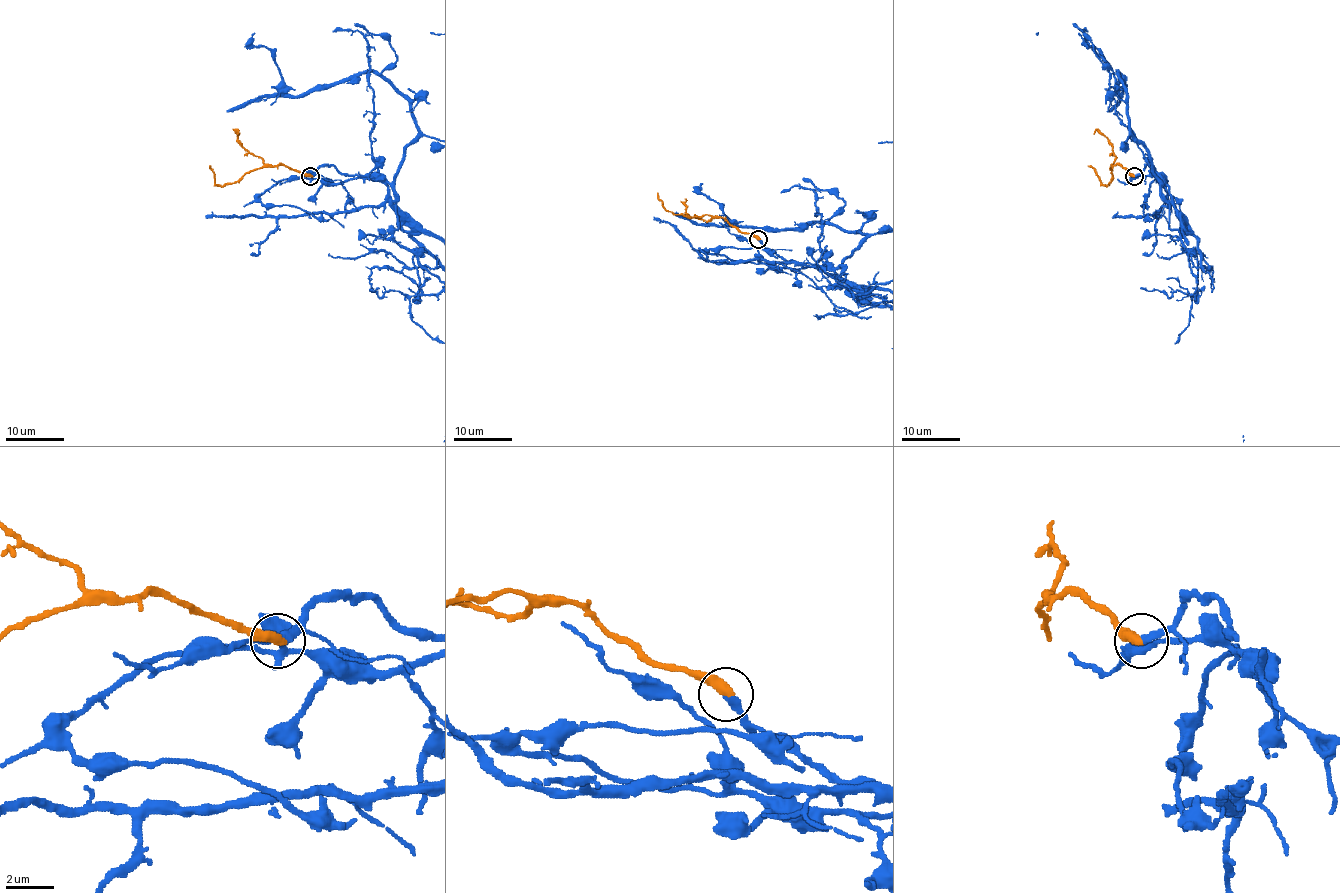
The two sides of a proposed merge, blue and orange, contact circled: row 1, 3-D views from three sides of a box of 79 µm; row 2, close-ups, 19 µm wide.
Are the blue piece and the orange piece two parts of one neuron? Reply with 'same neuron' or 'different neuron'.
same neuron

